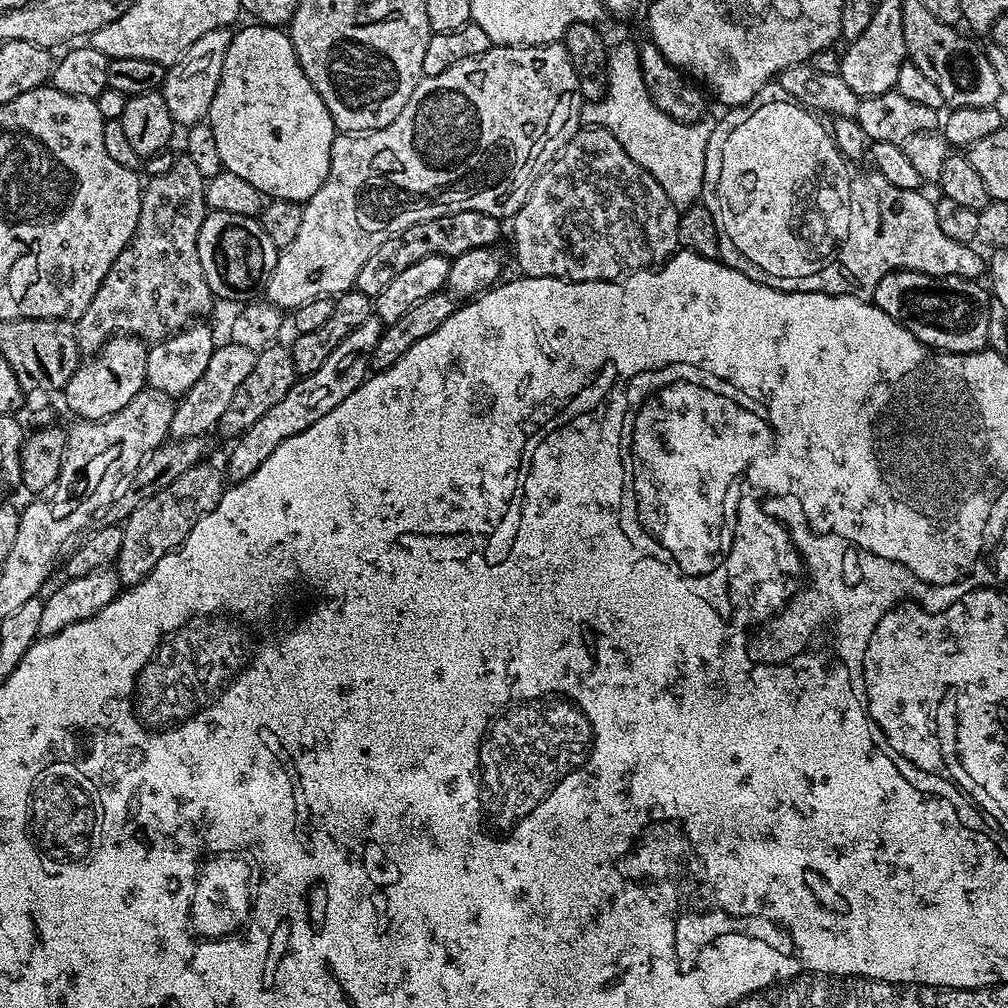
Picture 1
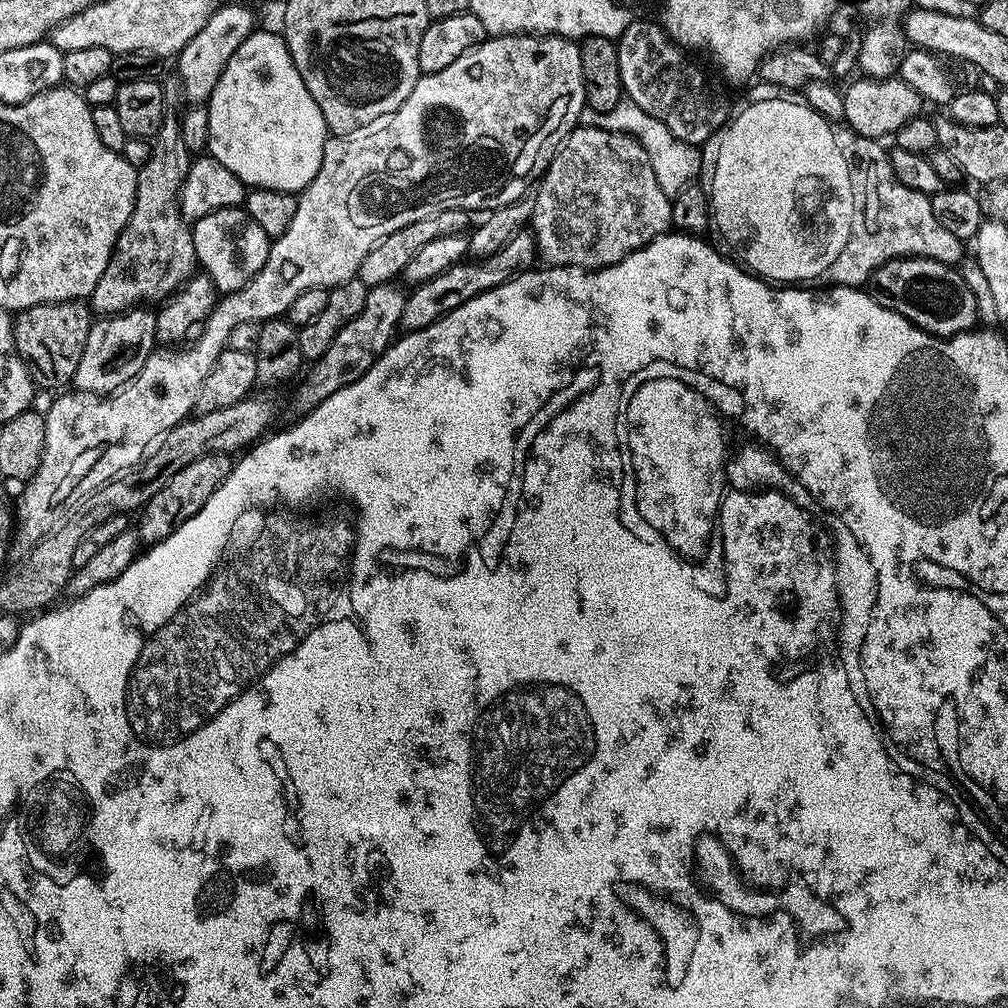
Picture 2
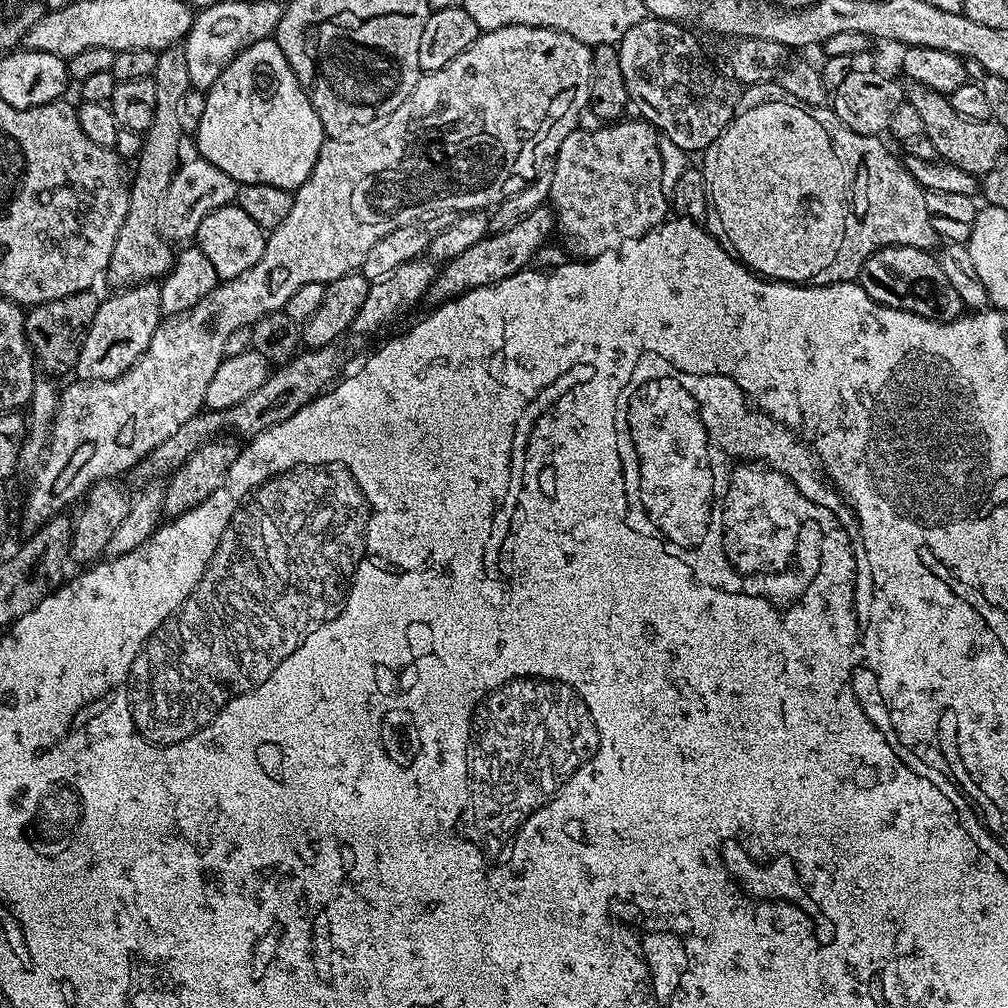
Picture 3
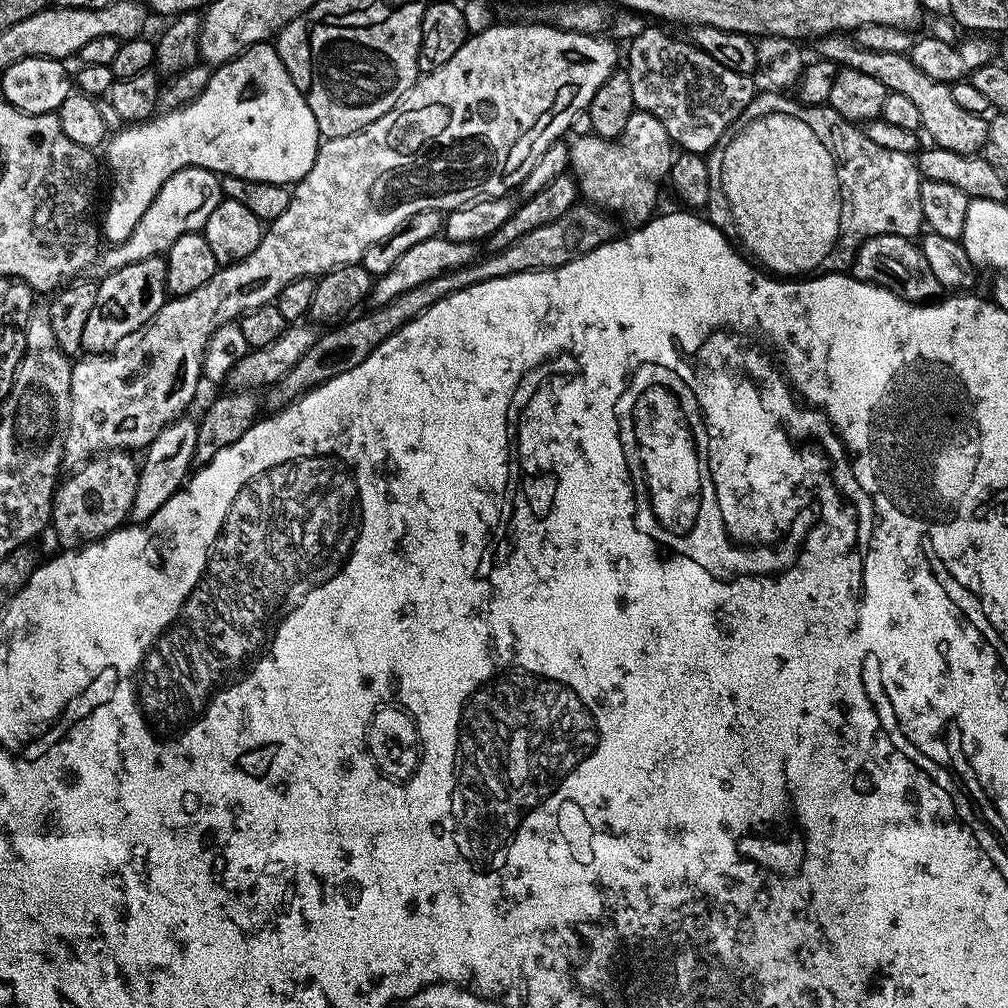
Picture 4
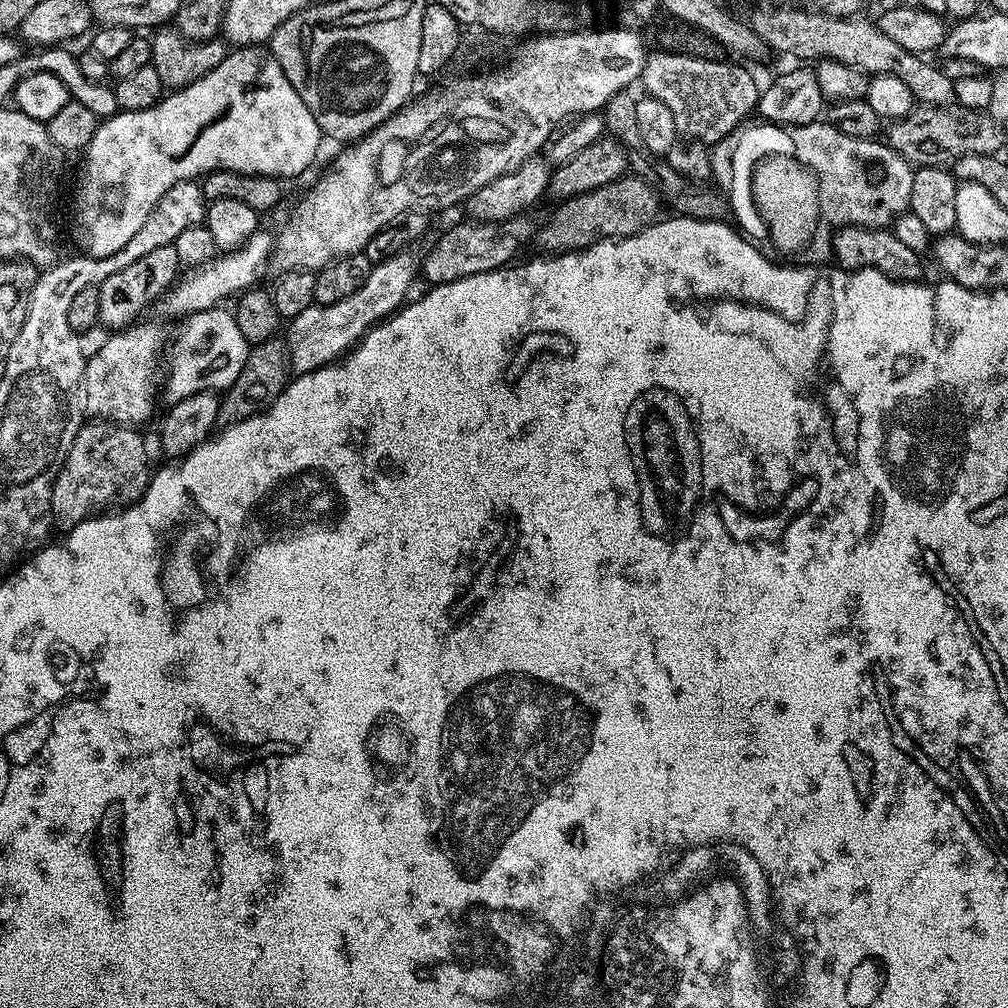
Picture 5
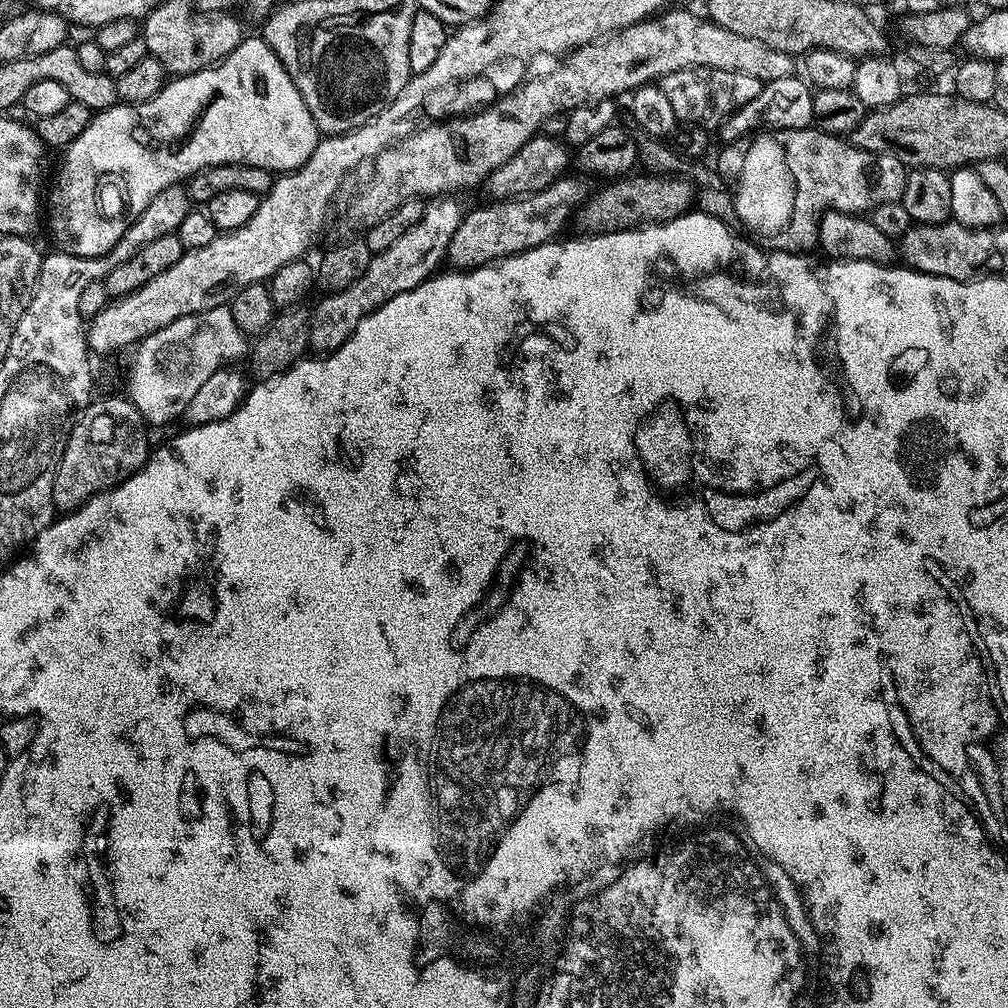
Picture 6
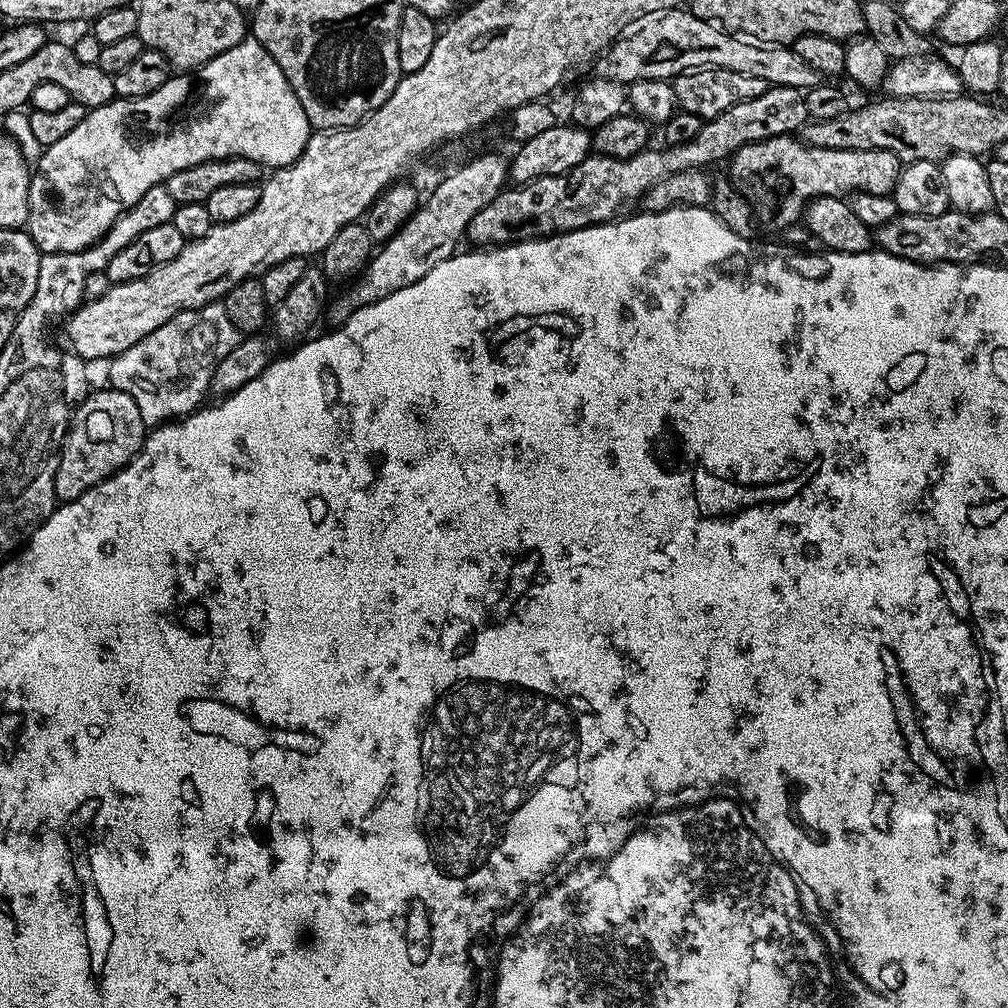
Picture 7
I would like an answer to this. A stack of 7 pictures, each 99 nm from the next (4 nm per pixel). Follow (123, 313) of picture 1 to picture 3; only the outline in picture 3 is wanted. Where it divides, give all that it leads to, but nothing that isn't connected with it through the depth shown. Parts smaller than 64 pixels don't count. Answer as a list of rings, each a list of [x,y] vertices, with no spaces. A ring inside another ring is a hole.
[[[183,47],[164,48],[156,57],[158,66],[154,66],[151,75],[156,103],[154,122],[150,122],[148,131],[143,133],[140,155],[134,164],[136,177],[131,177],[128,190],[128,213],[118,230],[114,254],[110,254],[110,262],[106,269],[106,280],[116,284],[112,286],[131,286],[159,281],[171,270],[174,259],[173,245],[165,239],[158,227],[158,209],[166,186],[170,186],[176,169],[182,163],[180,139],[185,139],[186,133],[178,122],[178,102],[182,94],[186,94],[192,88],[192,83]]]

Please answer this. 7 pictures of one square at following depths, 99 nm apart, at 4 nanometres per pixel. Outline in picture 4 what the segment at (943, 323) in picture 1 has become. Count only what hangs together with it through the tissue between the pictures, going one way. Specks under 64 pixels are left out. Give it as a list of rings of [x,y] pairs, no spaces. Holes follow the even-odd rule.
[[[882,234],[862,241],[856,249],[856,257],[851,262],[850,272],[856,279],[882,286],[912,304],[935,301],[942,292],[937,275],[930,270],[930,265],[923,256],[921,245],[907,236]]]

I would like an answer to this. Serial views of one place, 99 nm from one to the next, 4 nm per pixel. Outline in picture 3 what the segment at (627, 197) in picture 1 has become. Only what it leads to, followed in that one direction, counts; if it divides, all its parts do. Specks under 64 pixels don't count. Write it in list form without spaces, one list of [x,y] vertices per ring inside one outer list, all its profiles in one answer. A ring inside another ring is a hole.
[[[635,119],[596,126],[600,128],[593,132],[571,132],[551,161],[552,185],[548,200],[556,213],[555,231],[558,236],[560,232],[563,251],[569,257],[591,258],[614,252],[626,241],[636,240],[663,224],[669,215],[670,200],[662,186],[661,137],[651,124]]]

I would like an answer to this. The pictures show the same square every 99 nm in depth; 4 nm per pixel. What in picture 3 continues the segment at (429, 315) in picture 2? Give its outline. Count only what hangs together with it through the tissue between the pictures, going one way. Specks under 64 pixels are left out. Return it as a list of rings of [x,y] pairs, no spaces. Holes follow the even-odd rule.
[[[541,206],[530,210],[530,214],[526,214],[526,218],[518,218],[518,222],[514,226],[510,226],[501,232],[492,232],[484,236],[482,242],[474,242],[474,246],[470,246],[470,250],[462,250],[462,254],[458,254],[452,260],[447,261],[437,271],[434,282],[428,287],[426,293],[426,300],[429,300],[429,305],[445,304],[447,300],[454,300],[463,292],[469,292],[475,288],[485,288],[487,284],[497,284],[514,274],[525,271],[531,265],[528,263],[535,258],[536,251],[543,246],[544,239],[550,234],[553,235],[555,224],[556,213],[552,211],[551,207]]]

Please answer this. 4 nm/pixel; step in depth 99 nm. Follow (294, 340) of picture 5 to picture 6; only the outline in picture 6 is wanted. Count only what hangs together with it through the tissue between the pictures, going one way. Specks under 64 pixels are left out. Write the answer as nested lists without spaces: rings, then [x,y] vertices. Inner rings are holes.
[[[440,198],[429,203],[419,222],[410,226],[410,230],[406,230],[406,234],[402,234],[402,238],[398,238],[390,250],[373,255],[370,266],[366,266],[366,274],[362,274],[354,286],[346,286],[346,290],[329,292],[319,297],[320,305],[311,309],[308,325],[308,342],[313,353],[335,352],[338,346],[342,346],[342,342],[346,342],[346,338],[354,334],[362,318],[381,308],[390,298],[414,290],[439,269],[436,267],[440,260],[442,264],[447,257],[448,243],[462,219],[462,208],[452,200],[455,199]]]

